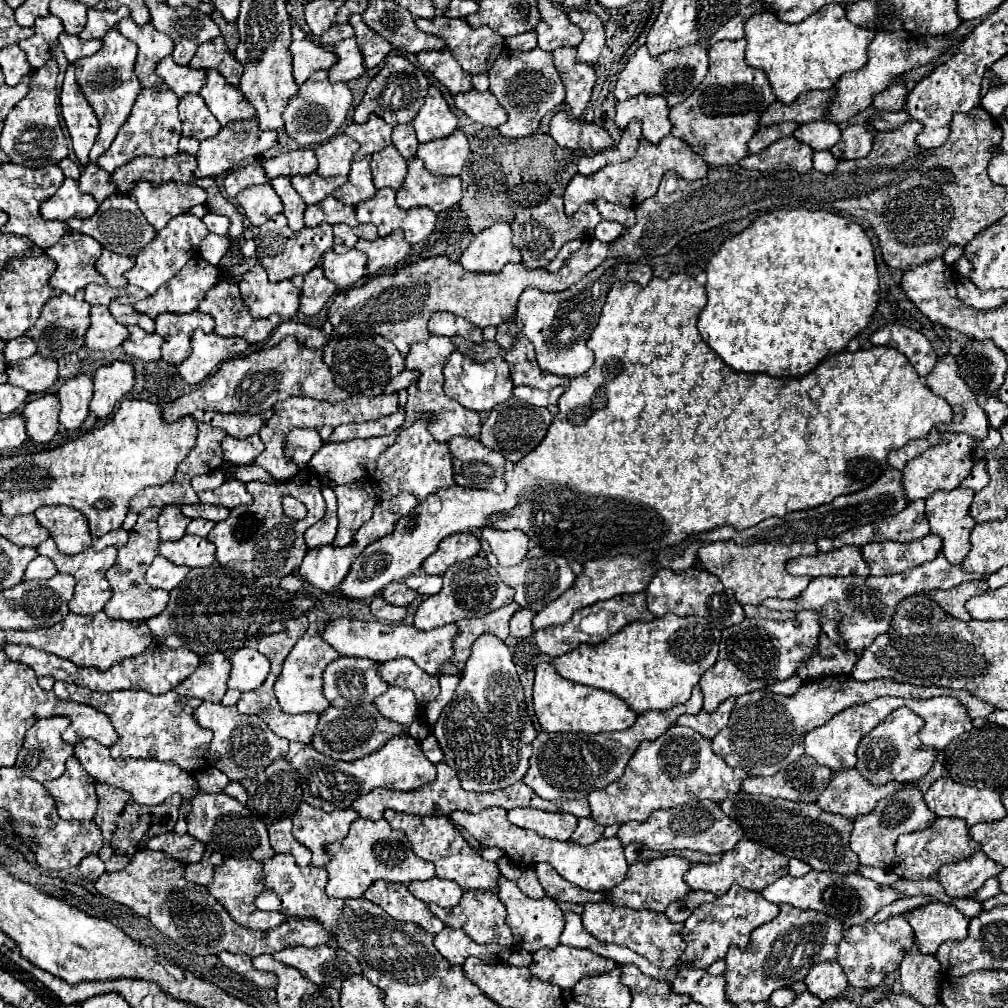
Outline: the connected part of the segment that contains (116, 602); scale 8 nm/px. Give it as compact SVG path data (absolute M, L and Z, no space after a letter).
M144 510L144 514L138 516L138 522L136 522L134 530L130 532L128 544L118 550L118 560L106 574L106 578L108 578L110 586L112 586L112 600L104 606L104 612L110 618L118 618L118 620L148 620L152 616L162 614L166 604L168 604L170 592L152 588L146 582L146 578L144 578L148 566L158 556L158 544L160 544L158 526L156 526L158 514L160 514L160 510Z

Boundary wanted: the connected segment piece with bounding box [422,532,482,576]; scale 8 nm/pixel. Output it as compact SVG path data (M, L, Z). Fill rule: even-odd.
M464 532L464 534L452 534L448 538L444 538L440 542L438 550L422 562L422 570L426 574L442 576L452 564L462 562L466 558L472 558L480 550L482 550L482 546L480 546L480 538L478 536L468 534L468 532Z

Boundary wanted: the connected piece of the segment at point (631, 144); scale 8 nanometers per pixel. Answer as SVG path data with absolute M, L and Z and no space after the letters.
M638 120L630 122L628 128L622 132L622 138L620 138L620 142L618 142L616 148L620 148L622 154L628 154L628 158L630 158L630 150L632 150L634 154L636 154L636 150L638 150L640 134L642 134L642 132L640 132L640 122L638 122Z

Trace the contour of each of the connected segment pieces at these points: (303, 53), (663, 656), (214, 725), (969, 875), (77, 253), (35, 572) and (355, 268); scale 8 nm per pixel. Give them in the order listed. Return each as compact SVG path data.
M310 38L294 40L290 50L294 54L292 66L294 66L294 80L298 86L304 84L314 72L330 70L338 60L330 46L320 46Z
M664 614L650 622L630 622L600 644L582 644L556 658L554 666L566 680L608 690L626 700L636 714L642 714L684 704L690 698L692 686L714 666L718 642L720 630L710 626L706 618Z
M202 702L194 710L194 718L198 720L200 726L210 728L214 732L212 746L210 746L210 758L212 758L212 764L220 772L224 772L230 780L254 778L258 772L262 772L274 760L280 760L288 754L288 740L272 734L272 730L268 730L264 720L260 720L256 716L240 714L236 706Z
M982 852L972 854L972 858L966 858L958 864L944 864L938 870L938 882L944 886L946 896L950 898L968 898L974 894L982 884L998 876L1002 872L1002 866L996 866L990 858L984 858Z
M66 230L62 240L44 250L44 254L56 262L56 272L50 276L52 288L74 294L90 282L104 284L104 278L94 268L102 254L102 246L94 238Z
M36 556L36 558L30 562L30 566L28 566L26 574L24 574L24 580L52 578L52 576L56 576L56 574L58 574L58 570L56 570L56 566L52 566L52 560L50 560L50 558Z
M328 250L322 256L322 270L324 276L330 282L334 282L338 288L348 288L368 274L366 254L360 254L358 250L348 250L344 254Z

